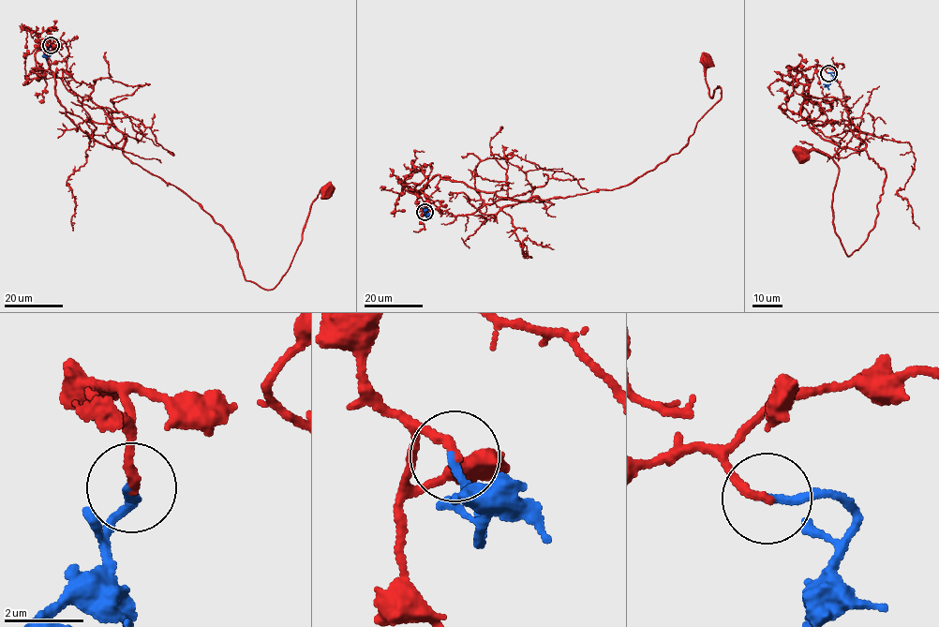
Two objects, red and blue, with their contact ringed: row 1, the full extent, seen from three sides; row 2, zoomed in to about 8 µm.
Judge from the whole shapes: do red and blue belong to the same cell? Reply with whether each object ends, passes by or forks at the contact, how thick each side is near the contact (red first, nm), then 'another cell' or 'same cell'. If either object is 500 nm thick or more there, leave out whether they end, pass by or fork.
red ends there; blue ends there; 220 nm thick on the red side, 220 nm on the other; same cell

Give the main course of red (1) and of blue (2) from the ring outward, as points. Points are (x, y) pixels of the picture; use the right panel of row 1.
1: (827, 73), (813, 74), (800, 115), (886, 176), (849, 256), (833, 219), (839, 167), (802, 152)
2: (827, 73), (834, 75), (830, 82), (823, 83)

